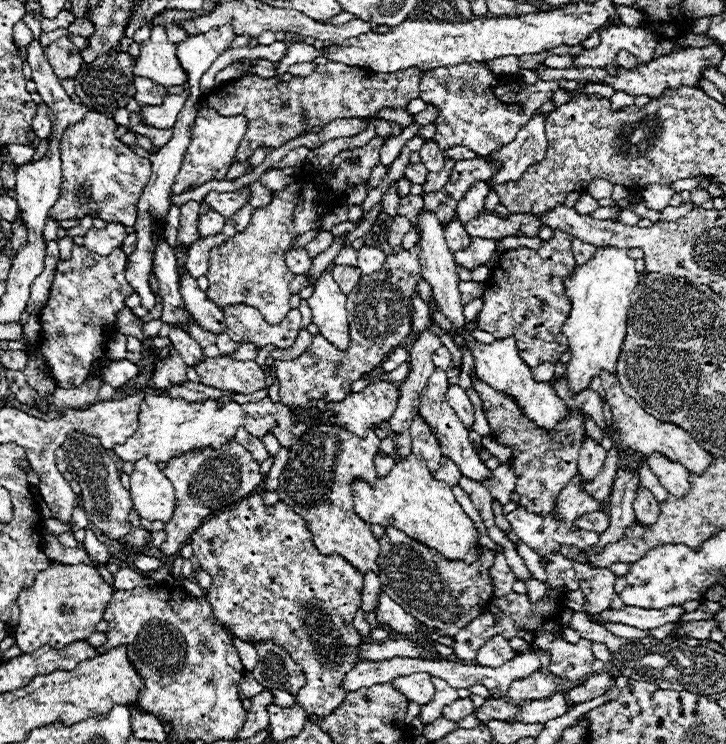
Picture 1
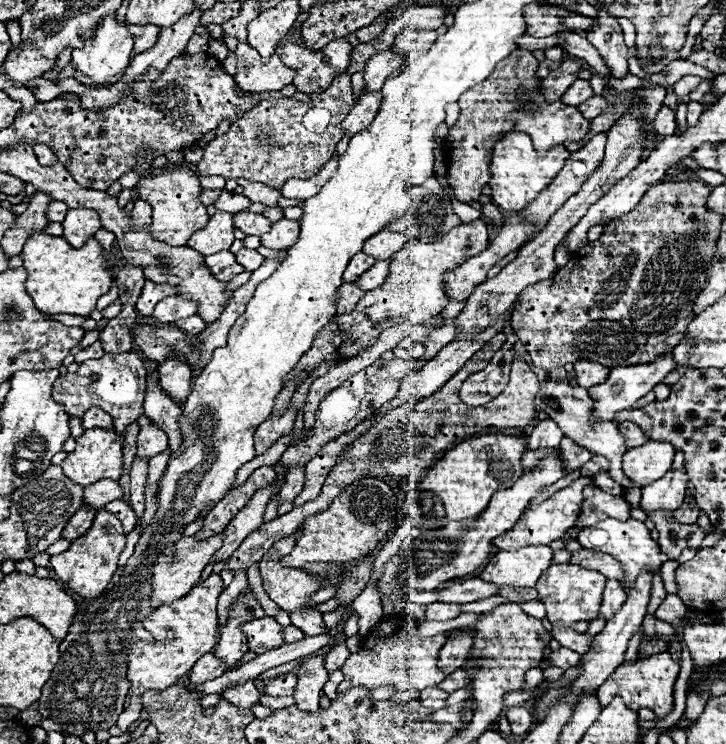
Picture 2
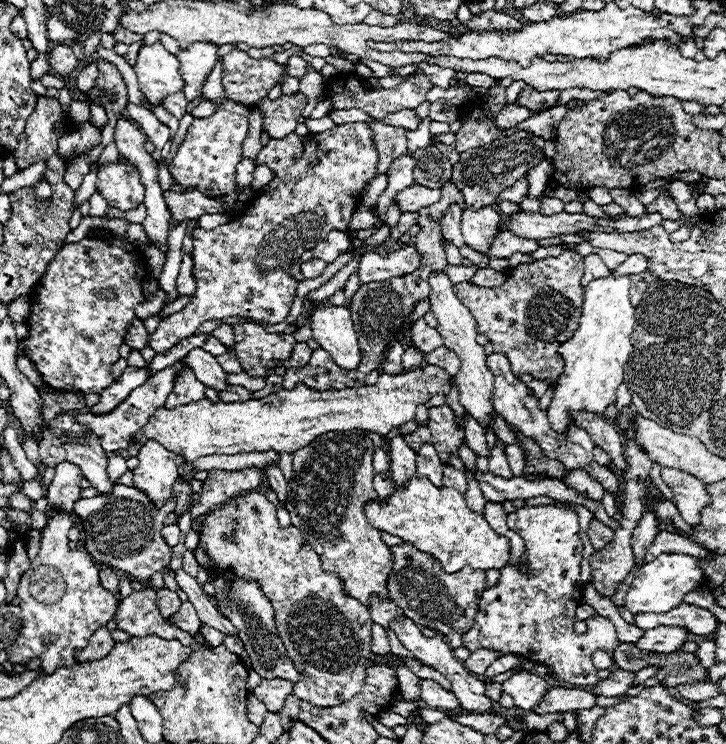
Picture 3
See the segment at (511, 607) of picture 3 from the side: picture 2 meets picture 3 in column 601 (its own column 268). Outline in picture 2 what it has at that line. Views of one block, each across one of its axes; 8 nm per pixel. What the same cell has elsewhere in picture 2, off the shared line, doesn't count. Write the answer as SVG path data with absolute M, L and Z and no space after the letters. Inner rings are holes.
M270 616L256 619L250 624L242 624L240 628L246 634L246 642L250 650L256 654L264 654L266 650L272 650L284 644L282 626Z

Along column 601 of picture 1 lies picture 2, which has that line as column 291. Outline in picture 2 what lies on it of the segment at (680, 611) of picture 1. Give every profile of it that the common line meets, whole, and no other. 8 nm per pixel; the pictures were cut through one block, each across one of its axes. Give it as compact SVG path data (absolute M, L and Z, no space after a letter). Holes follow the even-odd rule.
M316 610L292 612L290 614L290 620L292 620L292 626L300 628L306 636L318 636L318 634L328 632L328 628L326 628L326 624L322 620L322 614L316 612Z

